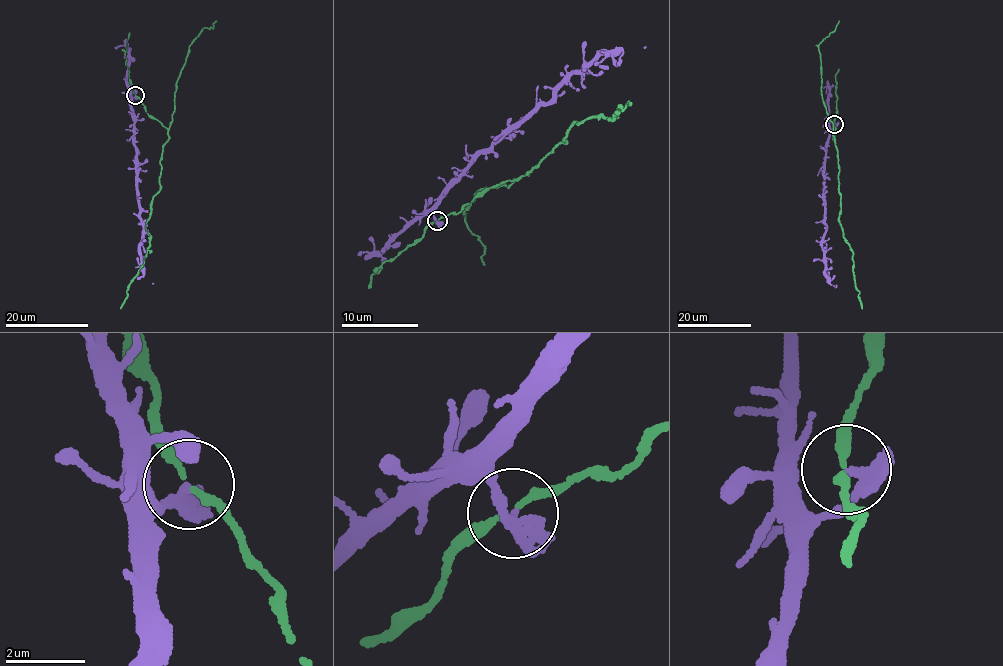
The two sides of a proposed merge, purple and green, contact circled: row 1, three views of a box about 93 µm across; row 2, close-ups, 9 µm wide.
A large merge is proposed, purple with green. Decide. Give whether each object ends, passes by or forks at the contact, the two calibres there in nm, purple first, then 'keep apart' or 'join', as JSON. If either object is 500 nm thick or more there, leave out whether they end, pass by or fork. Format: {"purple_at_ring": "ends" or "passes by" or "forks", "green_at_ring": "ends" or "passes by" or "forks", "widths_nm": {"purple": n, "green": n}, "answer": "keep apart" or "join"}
{"purple_at_ring": "passes by", "green_at_ring": "passes by", "widths_nm": {"purple": 200, "green": 170}, "answer": "keep apart"}

